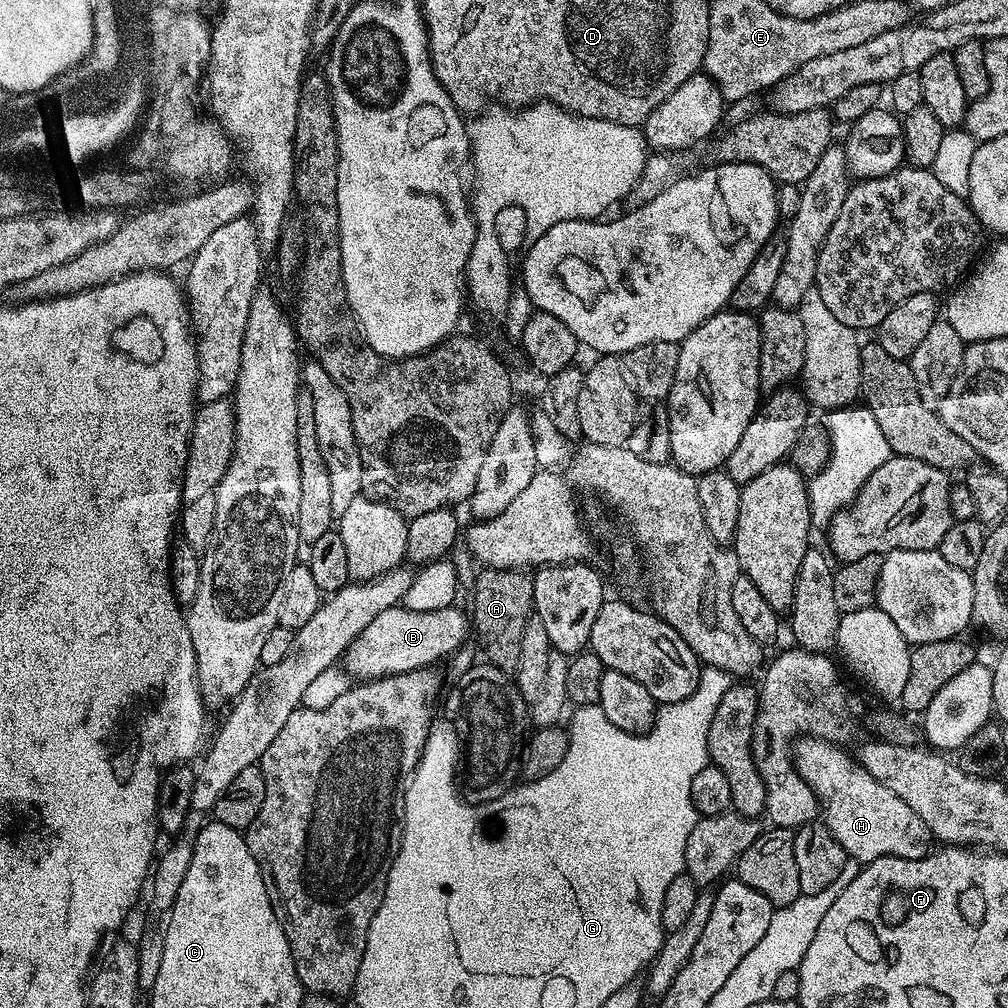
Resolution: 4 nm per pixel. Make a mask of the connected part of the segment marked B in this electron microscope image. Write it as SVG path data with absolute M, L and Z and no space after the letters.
M403 606L382 610L380 614L356 638L342 657L343 667L349 677L360 682L381 680L383 676L397 676L403 672L413 672L419 668L431 669L439 660L447 658L451 652L456 652L464 644L464 639L470 636L470 620L467 615L459 612L459 607L439 608L415 612Z

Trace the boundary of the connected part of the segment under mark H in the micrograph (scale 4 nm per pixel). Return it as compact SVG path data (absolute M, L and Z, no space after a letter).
M804 734L793 743L790 751L796 773L815 794L817 805L822 806L822 822L842 846L845 857L859 860L861 865L865 865L883 856L897 856L907 860L920 860L923 856L927 856L930 851L930 845L928 845L930 833L926 822L922 822L922 818L918 818L918 814L914 814L914 810L910 810L910 806L906 806L906 802L902 802L902 798L894 794L894 790L886 790L882 782L874 779L859 764L852 766L851 762L836 748L839 747L811 734Z

